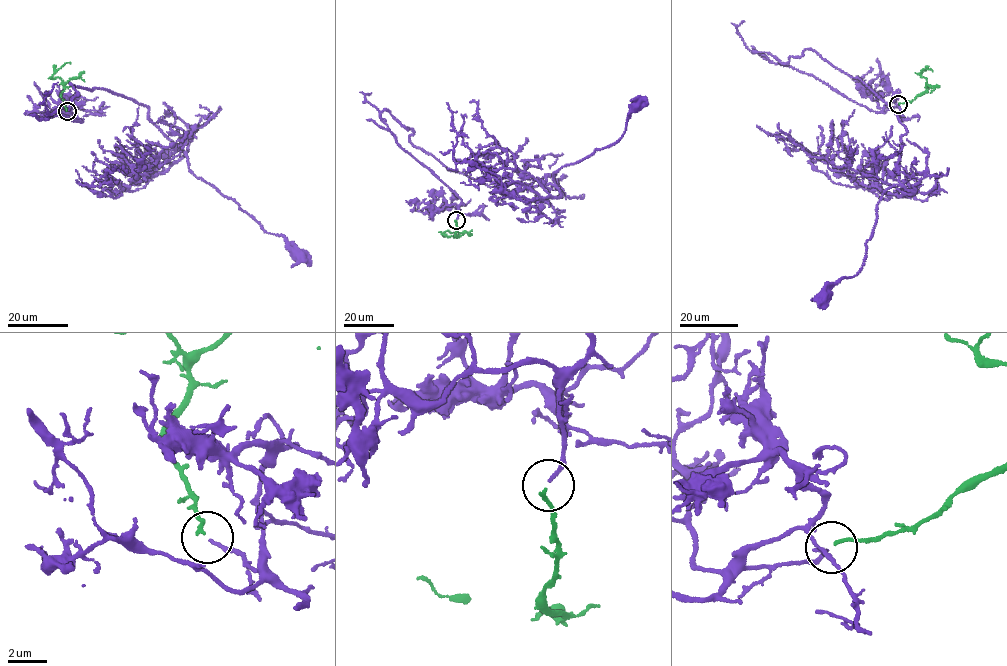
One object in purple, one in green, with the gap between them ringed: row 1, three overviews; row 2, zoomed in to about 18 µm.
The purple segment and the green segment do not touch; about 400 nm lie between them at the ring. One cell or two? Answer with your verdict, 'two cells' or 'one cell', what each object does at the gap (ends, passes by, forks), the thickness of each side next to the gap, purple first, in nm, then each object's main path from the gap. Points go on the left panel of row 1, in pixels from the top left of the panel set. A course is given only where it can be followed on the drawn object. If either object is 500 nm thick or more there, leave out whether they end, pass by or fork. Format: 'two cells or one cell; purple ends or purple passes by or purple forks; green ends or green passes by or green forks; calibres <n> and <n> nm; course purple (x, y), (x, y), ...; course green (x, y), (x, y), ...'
one cell; purple ends; green ends; calibres 150 and 180 nm; course purple (67, 111), (83, 121), (47, 119), (77, 95), (70, 83), (148, 108), (190, 171), (300, 255); course green (67, 111), (60, 97), (64, 82), (51, 77), (64, 64), (70, 63)

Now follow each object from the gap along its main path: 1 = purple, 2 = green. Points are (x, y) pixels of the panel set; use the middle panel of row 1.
1: (456, 219), (461, 198), (382, 111), (449, 170), (515, 192), (620, 139), (638, 104)
2: (456, 220), (458, 237), (442, 234), (447, 231), (456, 233)

